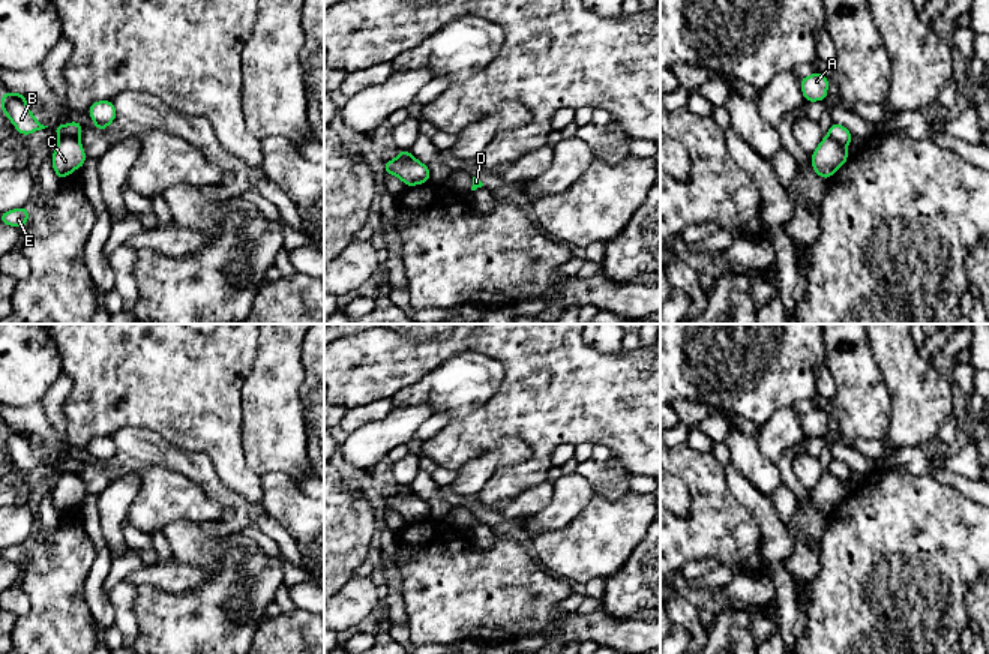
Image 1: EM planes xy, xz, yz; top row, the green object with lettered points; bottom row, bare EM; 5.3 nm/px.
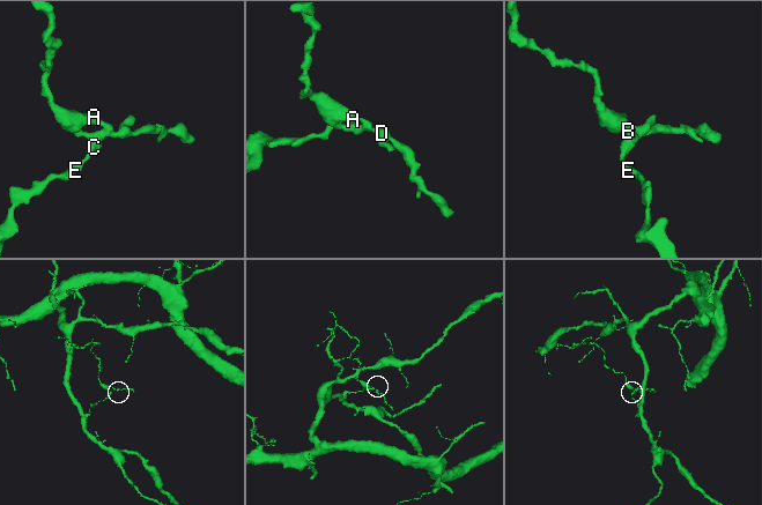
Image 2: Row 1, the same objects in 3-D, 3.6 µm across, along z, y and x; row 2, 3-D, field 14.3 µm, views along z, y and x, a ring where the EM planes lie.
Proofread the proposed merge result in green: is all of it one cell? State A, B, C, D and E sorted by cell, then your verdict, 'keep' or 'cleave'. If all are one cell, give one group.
A B D / C E | cleave

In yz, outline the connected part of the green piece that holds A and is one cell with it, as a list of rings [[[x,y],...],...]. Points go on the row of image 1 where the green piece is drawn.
[[[815,72],[806,78],[800,78],[800,88],[806,102],[827,100],[828,78]]]

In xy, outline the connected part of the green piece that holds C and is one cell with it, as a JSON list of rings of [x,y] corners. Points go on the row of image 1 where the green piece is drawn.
[[[63,138],[53,150],[53,170],[60,180],[83,168],[86,159],[87,156],[80,140]]]

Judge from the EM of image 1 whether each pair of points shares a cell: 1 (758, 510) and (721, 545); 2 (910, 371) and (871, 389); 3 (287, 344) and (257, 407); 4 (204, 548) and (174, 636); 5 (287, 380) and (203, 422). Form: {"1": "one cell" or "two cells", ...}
{"1": "two cells", "2": "two cells", "3": "one cell", "4": "one cell", "5": "two cells"}

